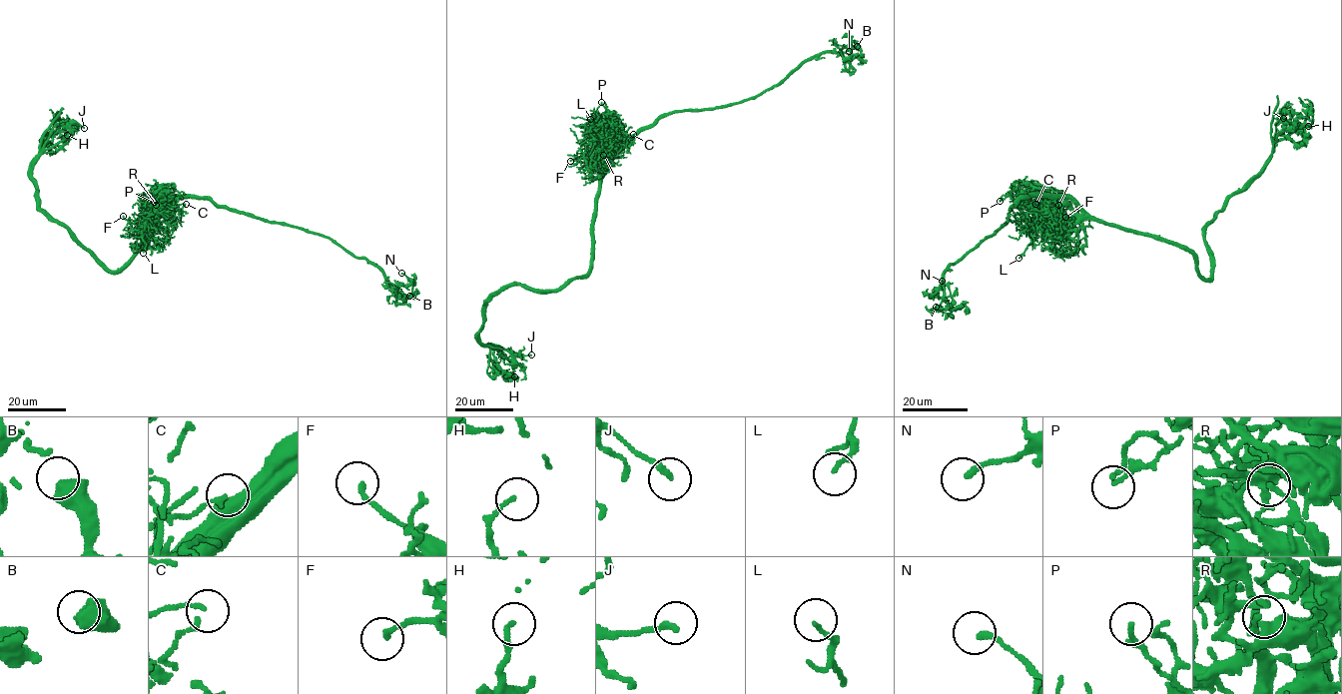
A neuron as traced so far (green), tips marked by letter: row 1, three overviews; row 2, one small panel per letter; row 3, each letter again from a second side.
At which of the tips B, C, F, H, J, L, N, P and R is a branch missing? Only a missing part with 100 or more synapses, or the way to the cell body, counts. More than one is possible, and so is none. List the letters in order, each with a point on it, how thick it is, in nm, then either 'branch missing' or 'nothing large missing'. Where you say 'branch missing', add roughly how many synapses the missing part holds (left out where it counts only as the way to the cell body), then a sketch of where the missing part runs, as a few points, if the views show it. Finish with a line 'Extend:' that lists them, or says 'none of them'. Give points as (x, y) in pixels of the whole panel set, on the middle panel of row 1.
B: at (857, 46); 650 nm thick; nothing large missing
C: at (633, 134); 150 nm thick; nothing large missing
F: at (570, 161); 190 nm thick; nothing large missing
H: at (514, 376); 140 nm thick; nothing large missing
J: at (531, 354); 220 nm thick; nothing large missing
L: at (590, 119); 140 nm thick; nothing large missing
N: at (849, 51); 200 nm thick; nothing large missing
P: at (601, 102); 170 nm thick; nothing large missing
R: at (603, 155); 180 nm thick; nothing large missing
Extend: none of them

